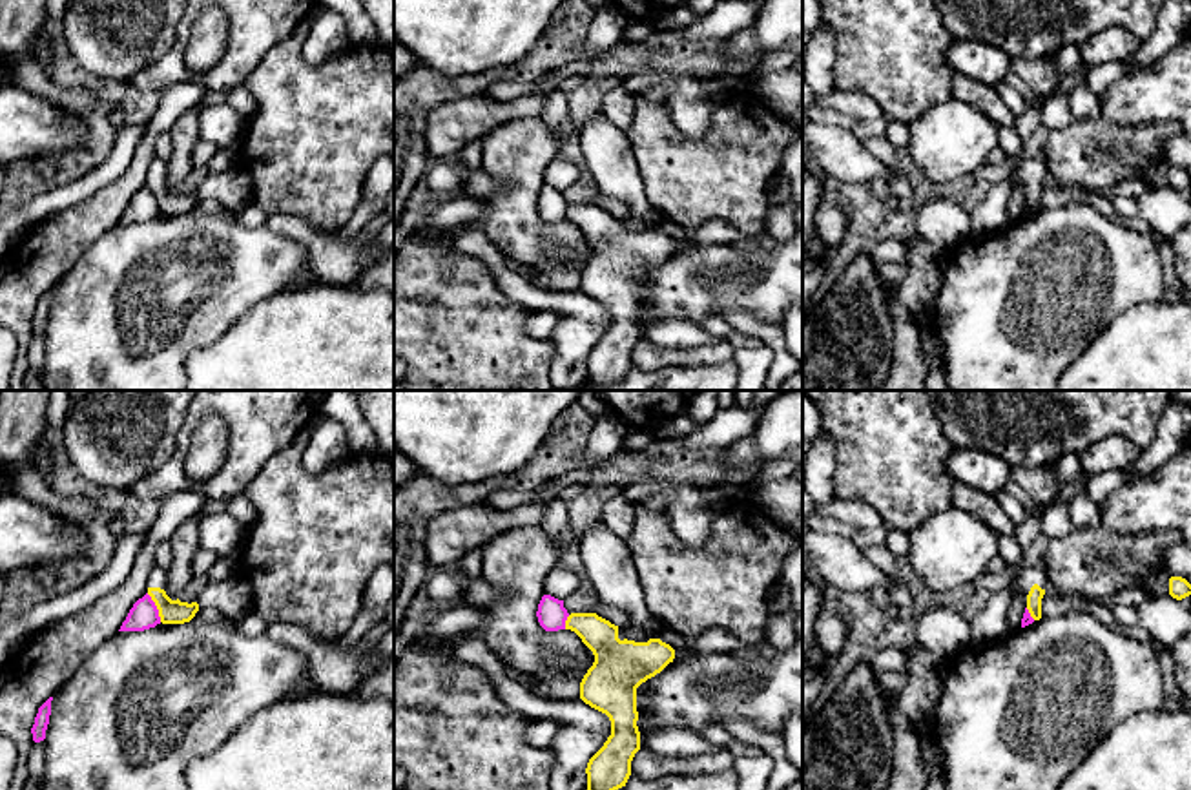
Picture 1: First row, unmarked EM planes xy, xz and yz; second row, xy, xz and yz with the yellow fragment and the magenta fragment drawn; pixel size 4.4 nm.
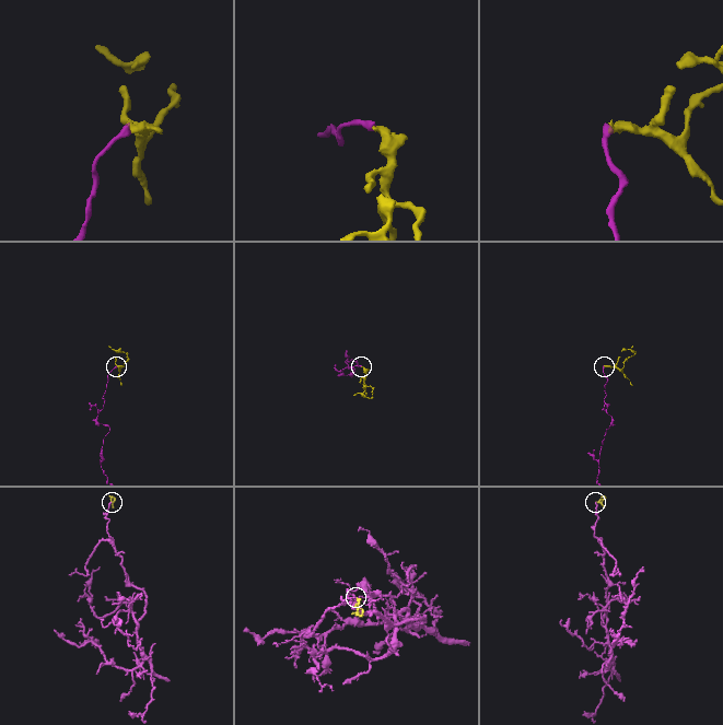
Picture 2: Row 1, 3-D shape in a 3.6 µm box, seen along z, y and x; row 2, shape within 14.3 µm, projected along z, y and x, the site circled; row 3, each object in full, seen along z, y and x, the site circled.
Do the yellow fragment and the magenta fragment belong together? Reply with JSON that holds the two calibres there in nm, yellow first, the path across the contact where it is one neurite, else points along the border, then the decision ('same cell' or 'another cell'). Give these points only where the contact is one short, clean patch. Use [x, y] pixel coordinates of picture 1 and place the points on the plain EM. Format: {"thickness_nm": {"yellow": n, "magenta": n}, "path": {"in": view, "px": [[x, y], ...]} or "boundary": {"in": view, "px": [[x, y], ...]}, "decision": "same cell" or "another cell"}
{"thickness_nm": {"yellow": 110, "magenta": 120}, "boundary": {"in": "xy", "px": [[146, 185], [161, 212]]}, "decision": "another cell"}

